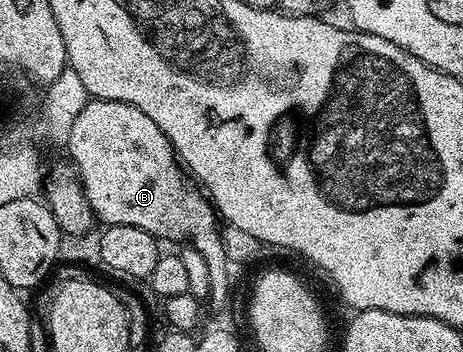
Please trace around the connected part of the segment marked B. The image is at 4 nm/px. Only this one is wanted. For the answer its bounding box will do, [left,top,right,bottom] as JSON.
[64,99,231,313]

